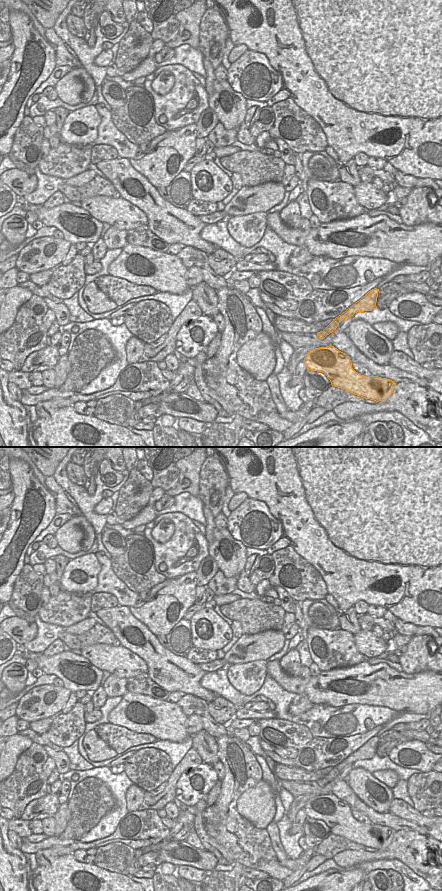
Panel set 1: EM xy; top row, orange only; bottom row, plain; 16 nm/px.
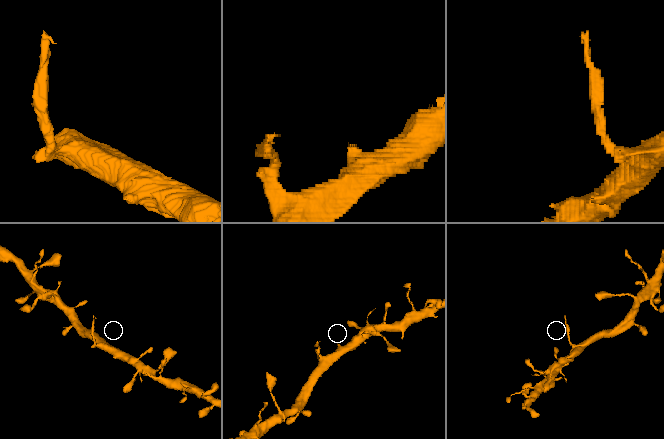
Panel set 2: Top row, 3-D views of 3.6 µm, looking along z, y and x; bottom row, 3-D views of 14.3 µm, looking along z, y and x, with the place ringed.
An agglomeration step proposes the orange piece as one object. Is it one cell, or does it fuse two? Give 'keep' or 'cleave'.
keep

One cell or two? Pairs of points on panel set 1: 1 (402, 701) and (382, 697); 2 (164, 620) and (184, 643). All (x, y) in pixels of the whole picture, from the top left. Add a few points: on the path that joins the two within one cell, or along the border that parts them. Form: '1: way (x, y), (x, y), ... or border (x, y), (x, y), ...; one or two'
1: way (397, 697), (387, 697); one
2: border (183, 618), (165, 635); two

